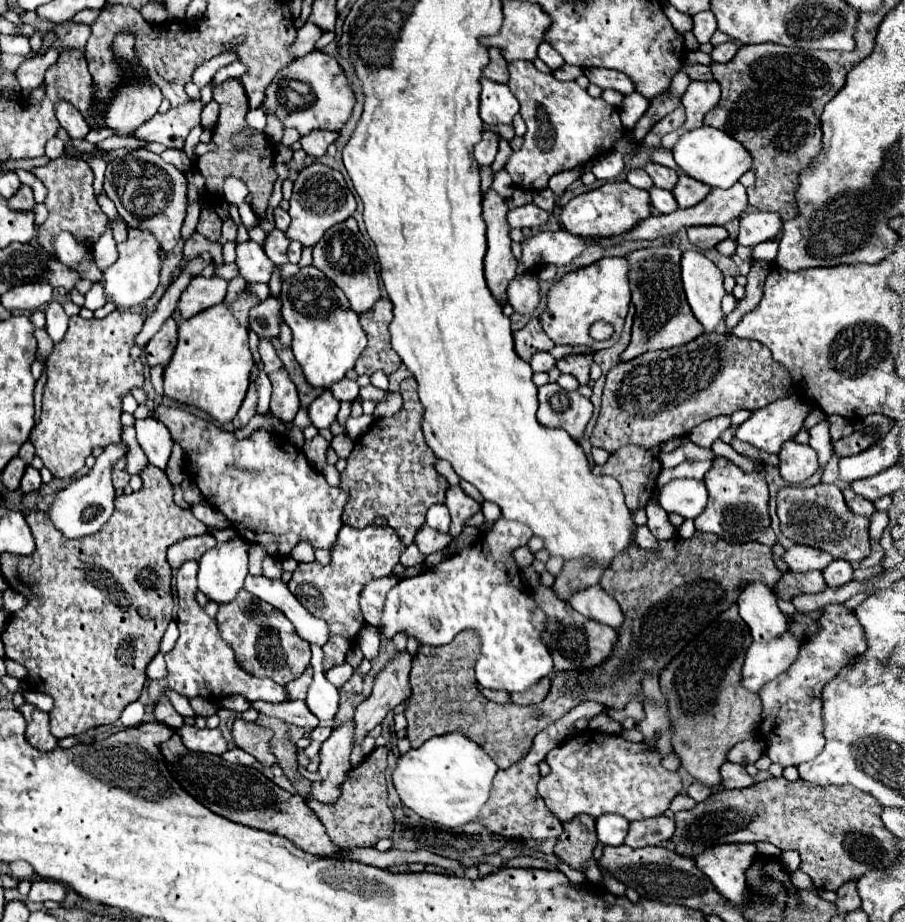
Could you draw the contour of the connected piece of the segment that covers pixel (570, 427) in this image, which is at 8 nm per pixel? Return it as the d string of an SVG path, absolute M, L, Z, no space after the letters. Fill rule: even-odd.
M544 384L538 388L538 422L546 428L562 428L566 430L574 440L580 440L588 420L592 418L592 402L574 392L562 390L558 384ZM550 396L560 398L560 410L554 410L550 406Z

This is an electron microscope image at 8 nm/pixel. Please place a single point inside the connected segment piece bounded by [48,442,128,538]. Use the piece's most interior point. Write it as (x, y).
(80, 509)

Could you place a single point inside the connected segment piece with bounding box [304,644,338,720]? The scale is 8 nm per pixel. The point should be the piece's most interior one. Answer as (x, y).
(322, 699)

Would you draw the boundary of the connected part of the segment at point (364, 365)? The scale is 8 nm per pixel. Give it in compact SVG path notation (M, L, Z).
M380 298L368 312L360 314L360 326L368 336L368 346L356 360L356 372L372 376L376 370L392 374L402 364L400 356L390 346L388 326L392 322L392 302Z

